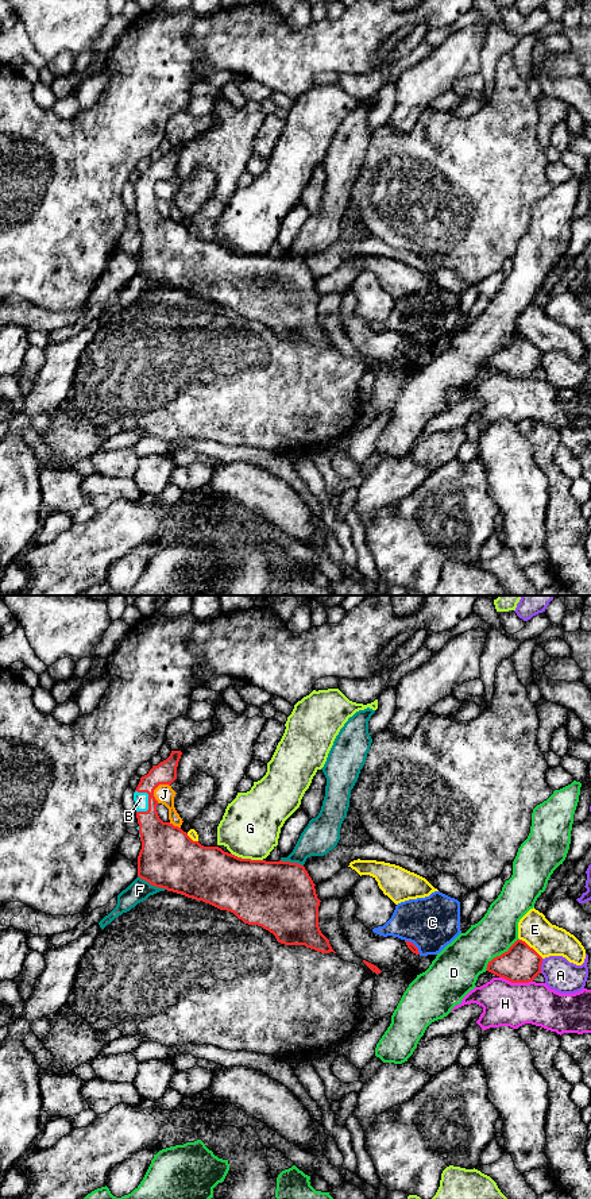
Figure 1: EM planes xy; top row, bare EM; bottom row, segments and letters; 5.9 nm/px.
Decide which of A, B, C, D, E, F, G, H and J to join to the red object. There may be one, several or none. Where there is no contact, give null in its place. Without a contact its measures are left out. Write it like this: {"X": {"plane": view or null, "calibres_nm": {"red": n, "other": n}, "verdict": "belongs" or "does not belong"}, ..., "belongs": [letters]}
{"A": {"plane": "xy", "calibres_nm": {"red": 220, "other": 190}, "verdict": "does not belong"}, "B": {"plane": "xy", "calibres_nm": {"red": 200, "other": 80}, "verdict": "belongs"}, "C": {"plane": "xy", "calibres_nm": {"red": 50, "other": 320}, "verdict": "does not belong"}, "D": {"plane": "xy", "calibres_nm": {"red": 220, "other": 260}, "verdict": "does not belong"}, "E": {"plane": "xy", "calibres_nm": {"red": 220, "other": 190}, "verdict": "does not belong"}, "F": {"plane": "xy", "calibres_nm": {"red": 360, "other": 140}, "verdict": "does not belong"}, "G": {"plane": "xy", "calibres_nm": {"red": 400, "other": 360}, "verdict": "does not belong"}, "H": {"plane": "xy", "calibres_nm": {"red": 220, "other": 260}, "verdict": "does not belong"}, "J": {"plane": "xy", "calibres_nm": {"red": 170, "other": 110}, "verdict": "does not belong"}, "belongs": ["B"]}

